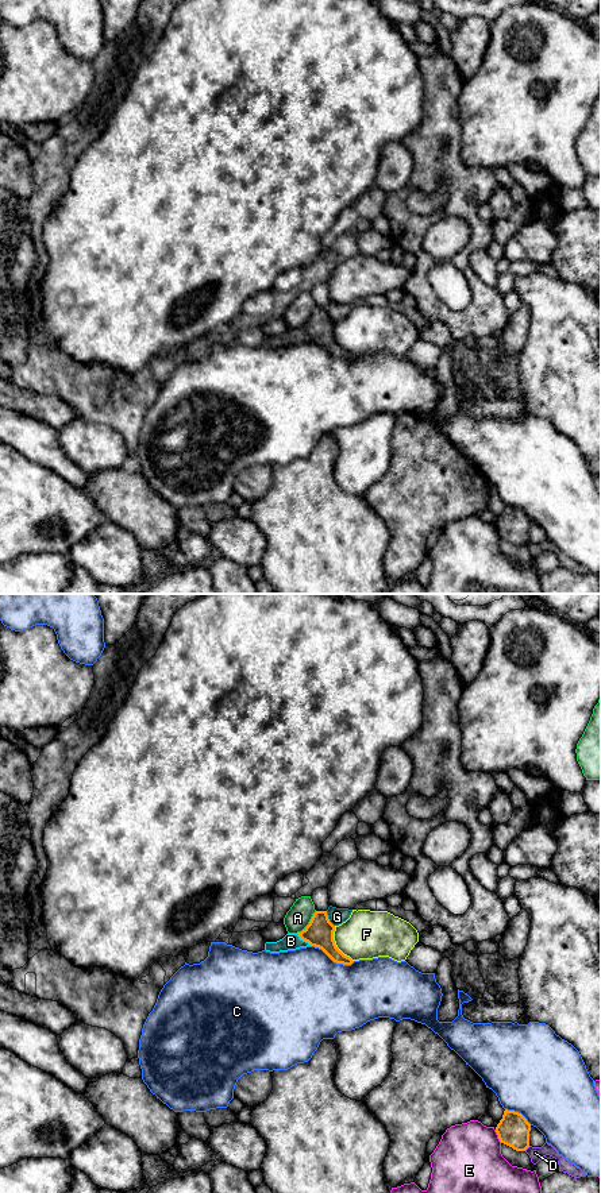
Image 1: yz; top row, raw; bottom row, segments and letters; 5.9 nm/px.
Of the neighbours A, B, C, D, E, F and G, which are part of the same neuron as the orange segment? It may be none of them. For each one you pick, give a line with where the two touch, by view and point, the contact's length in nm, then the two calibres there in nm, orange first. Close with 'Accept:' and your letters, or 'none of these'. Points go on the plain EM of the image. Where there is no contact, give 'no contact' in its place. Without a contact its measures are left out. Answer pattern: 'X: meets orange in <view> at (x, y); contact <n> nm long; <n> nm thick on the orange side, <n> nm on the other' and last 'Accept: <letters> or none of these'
B: meets orange in yz at (304, 335); contact 120 nm long; 170 nm thick on the orange side, 100 nm on the other
Accept: B

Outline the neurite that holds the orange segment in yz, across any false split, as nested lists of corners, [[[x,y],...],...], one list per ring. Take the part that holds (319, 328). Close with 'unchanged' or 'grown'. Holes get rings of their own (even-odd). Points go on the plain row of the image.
[[[316,306],[309,320],[301,328],[286,329],[277,337],[266,337],[265,345],[280,348],[315,341],[321,344],[334,358],[351,360],[354,356],[336,343],[334,327],[335,321],[330,317],[327,306]]] | grown

